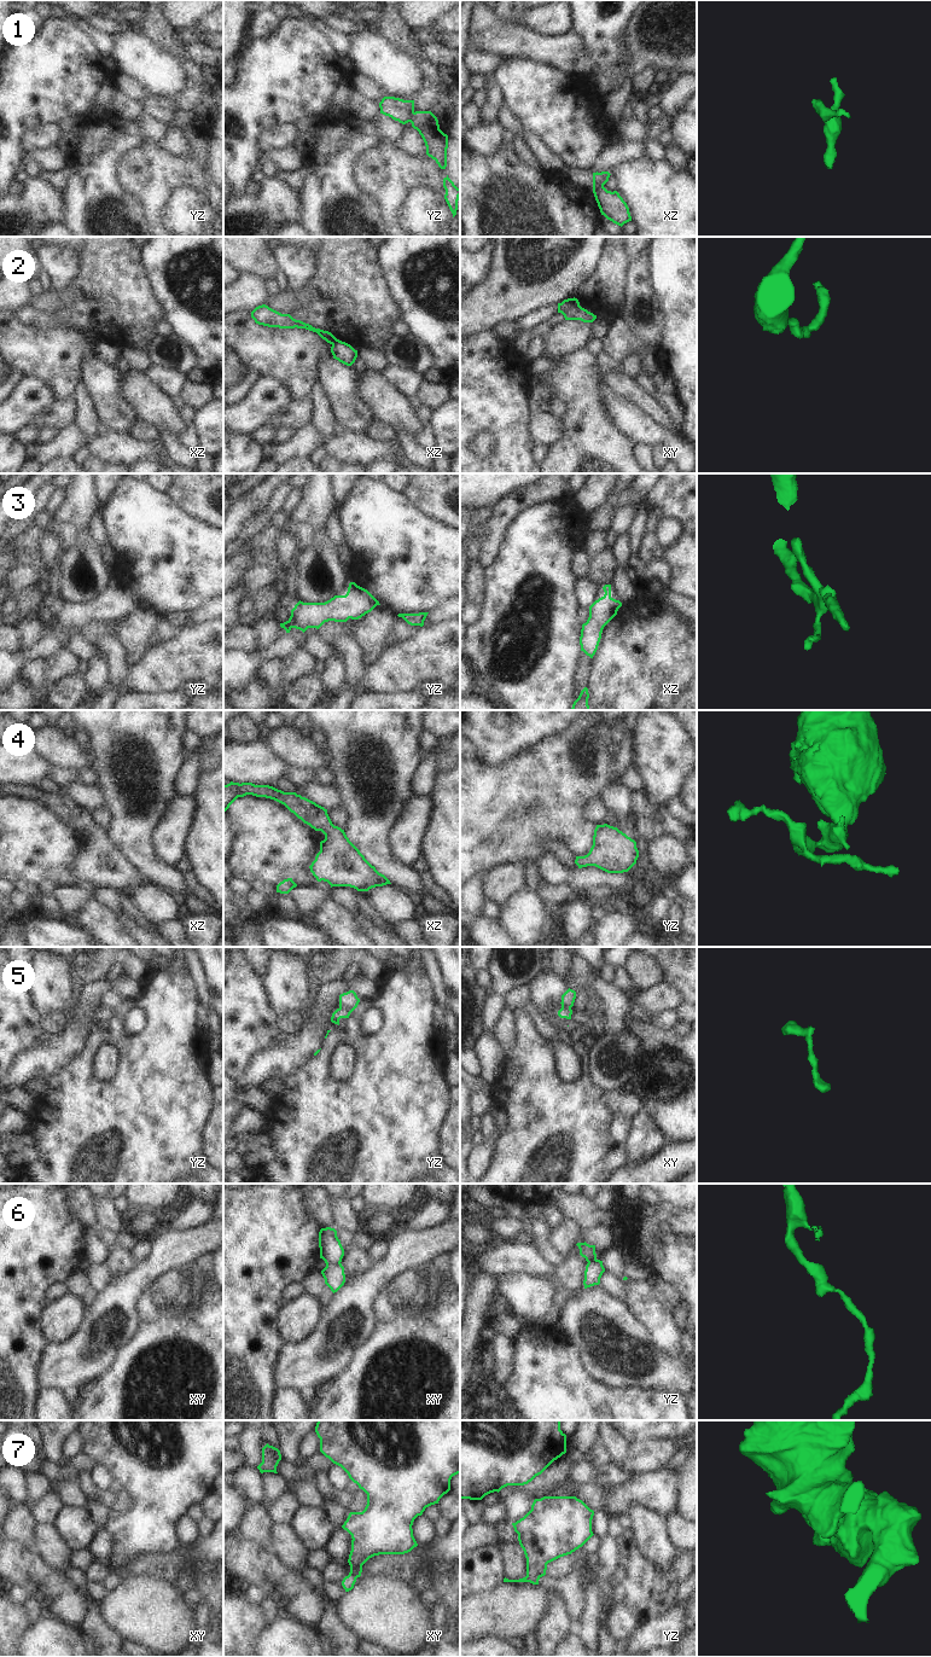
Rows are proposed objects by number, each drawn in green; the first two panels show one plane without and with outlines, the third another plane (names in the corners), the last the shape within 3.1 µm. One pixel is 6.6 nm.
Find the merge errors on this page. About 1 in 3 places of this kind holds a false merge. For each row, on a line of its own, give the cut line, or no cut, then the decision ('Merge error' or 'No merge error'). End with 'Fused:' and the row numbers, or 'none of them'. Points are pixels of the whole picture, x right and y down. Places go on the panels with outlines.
1: Split along xz (603, 185), (593, 191). Merge error
2: Split along xz (337, 339), (332, 344). Merge error
3: No split. No merge error
4: No split. No merge error
5: Split along yz (339, 1007), (345, 1007), (350, 1012). Merge error
6: Split along xy (339, 1262), (326, 1265). Merge error
7: Split along yz (527, 1574), (539, 1577). Merge error
Fused: 1, 2, 5, 6, 7

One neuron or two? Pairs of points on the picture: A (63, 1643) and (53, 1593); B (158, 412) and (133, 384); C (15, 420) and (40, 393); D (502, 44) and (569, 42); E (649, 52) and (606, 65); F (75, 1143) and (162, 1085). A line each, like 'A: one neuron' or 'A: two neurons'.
A: two neurons
B: one neuron
C: one neuron
D: one neuron
E: two neurons
F: one neuron

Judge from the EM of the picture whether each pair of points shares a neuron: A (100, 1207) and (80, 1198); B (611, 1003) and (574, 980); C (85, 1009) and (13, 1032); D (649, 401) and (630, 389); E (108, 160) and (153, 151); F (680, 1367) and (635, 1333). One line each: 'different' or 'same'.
A: different
B: same
C: different
D: same
E: different
F: same

